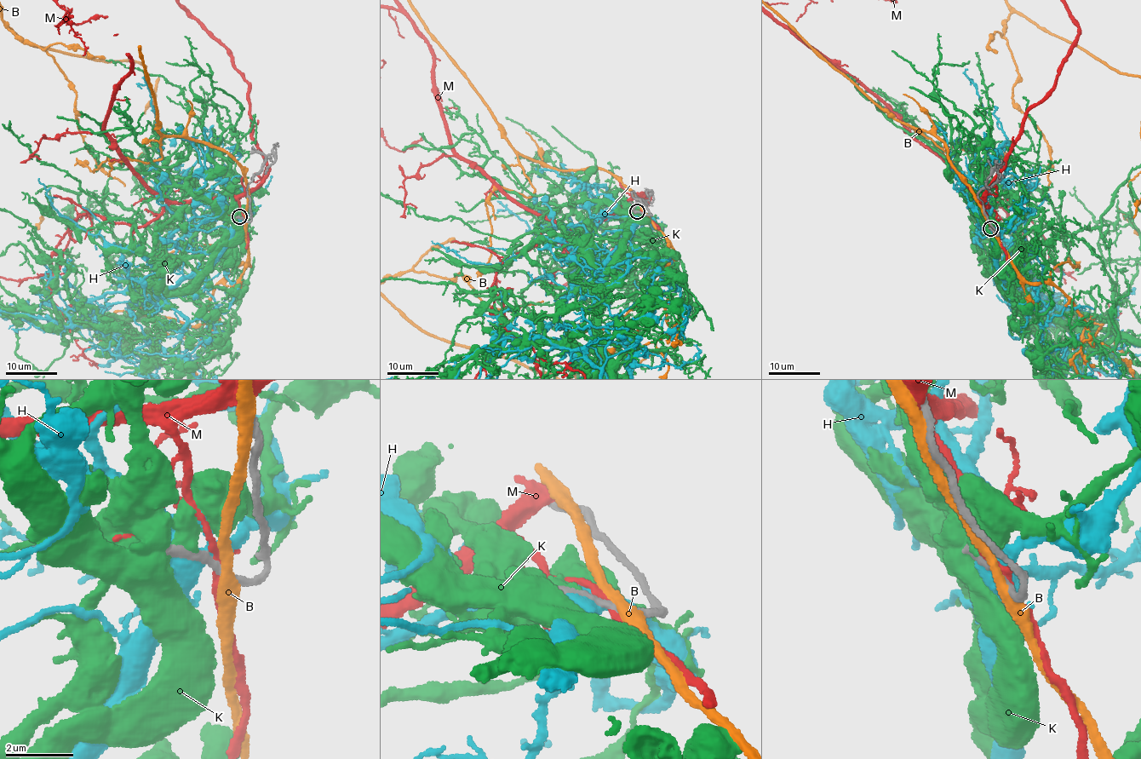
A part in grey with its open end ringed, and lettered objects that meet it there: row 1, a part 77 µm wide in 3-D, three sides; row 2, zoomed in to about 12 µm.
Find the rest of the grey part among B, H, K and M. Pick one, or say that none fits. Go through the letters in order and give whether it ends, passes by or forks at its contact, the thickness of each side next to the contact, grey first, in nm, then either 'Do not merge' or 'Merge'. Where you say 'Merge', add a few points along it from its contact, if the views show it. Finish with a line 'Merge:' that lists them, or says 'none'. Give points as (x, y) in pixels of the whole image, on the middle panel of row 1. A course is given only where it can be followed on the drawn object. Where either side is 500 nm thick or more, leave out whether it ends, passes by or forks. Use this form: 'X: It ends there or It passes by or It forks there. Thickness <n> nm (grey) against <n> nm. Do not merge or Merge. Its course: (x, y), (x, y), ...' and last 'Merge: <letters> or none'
B: It passes by. Thickness 180 nm (grey) against 360 nm. Do not merge
H: It forks there. Thickness 360 nm (grey) against 480 nm. Do not merge
K: Thickness 320 nm (grey) against 550 nm. Merge
M: It passes by. Thickness 190 nm (grey) against 200 nm. Do not merge
Merge: K

